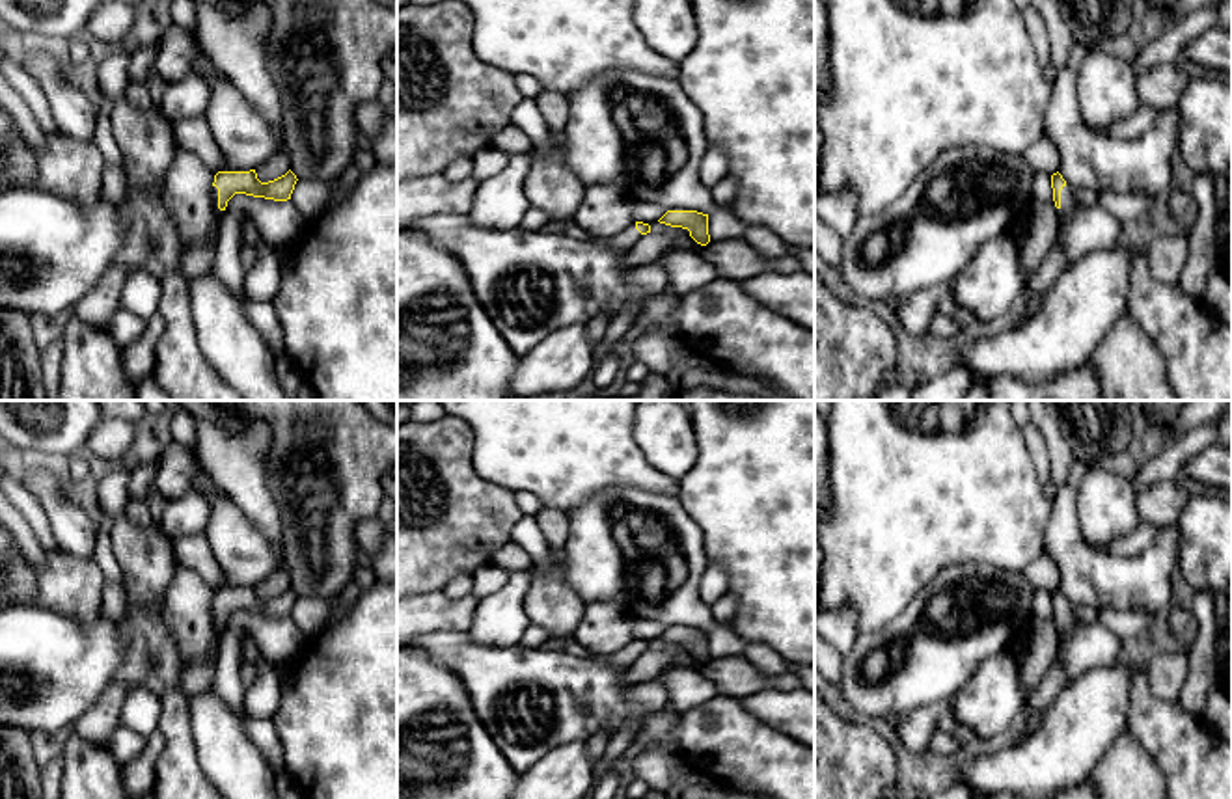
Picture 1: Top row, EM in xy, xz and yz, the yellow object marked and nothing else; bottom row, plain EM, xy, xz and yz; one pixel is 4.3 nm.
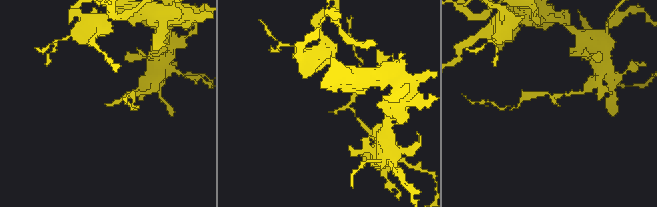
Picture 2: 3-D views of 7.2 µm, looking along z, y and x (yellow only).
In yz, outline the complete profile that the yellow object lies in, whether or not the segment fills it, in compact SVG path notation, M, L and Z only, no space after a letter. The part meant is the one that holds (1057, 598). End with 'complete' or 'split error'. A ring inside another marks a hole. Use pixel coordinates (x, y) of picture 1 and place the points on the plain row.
M1057 589L1051 592L1053 618L1061 633L1070 635L1077 626L1072 605L1066 602L1062 592Z; split error

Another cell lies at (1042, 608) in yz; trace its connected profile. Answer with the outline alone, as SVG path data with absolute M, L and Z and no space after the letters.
M1044 589L1033 590L1033 616L1038 616L1038 618L1053 616L1051 592Z

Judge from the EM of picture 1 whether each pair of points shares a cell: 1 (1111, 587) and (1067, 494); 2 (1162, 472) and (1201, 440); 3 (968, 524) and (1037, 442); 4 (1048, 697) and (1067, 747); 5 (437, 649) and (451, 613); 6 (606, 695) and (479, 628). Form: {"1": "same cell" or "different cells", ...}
{"1": "same cell", "2": "same cell", "3": "different cells", "4": "different cells", "5": "different cells", "6": "different cells"}

